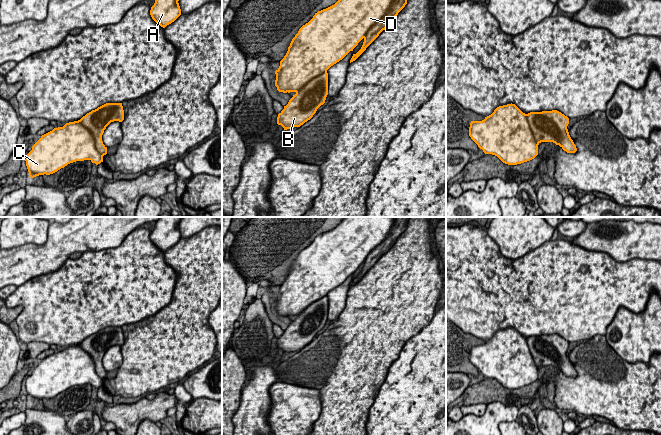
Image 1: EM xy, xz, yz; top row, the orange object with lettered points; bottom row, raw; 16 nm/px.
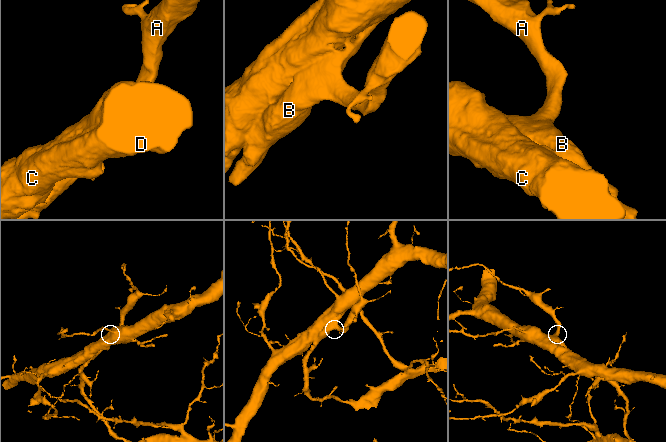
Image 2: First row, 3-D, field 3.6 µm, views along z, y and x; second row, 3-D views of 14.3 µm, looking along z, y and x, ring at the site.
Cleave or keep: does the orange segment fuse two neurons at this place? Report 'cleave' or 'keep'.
cleave

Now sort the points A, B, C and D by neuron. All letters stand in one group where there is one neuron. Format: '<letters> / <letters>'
A B / C D

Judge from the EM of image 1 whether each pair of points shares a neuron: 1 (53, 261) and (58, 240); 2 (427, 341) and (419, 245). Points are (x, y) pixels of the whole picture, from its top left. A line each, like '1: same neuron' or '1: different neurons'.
1: same neuron
2: different neurons

